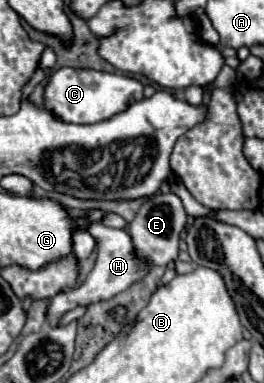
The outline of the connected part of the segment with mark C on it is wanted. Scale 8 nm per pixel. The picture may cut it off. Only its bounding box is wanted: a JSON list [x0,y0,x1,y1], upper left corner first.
[42,67,144,123]

